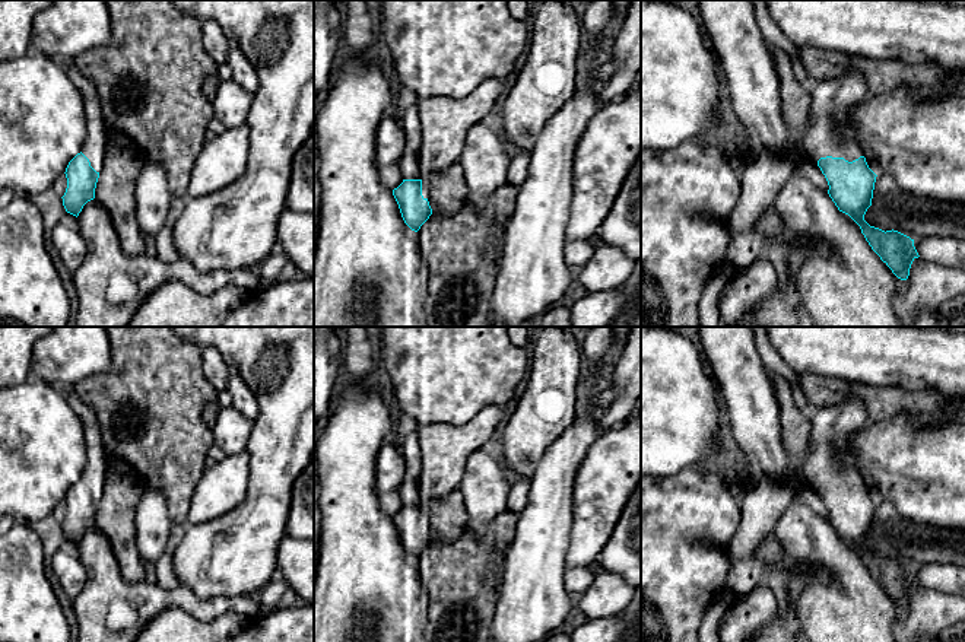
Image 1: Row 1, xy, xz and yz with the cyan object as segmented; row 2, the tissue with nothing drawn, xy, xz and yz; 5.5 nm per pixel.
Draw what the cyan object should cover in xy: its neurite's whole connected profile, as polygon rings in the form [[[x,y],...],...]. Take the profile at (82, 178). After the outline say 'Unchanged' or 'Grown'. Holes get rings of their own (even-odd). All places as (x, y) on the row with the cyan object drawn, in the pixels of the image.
[[[70,61],[63,63],[70,80],[80,92],[88,128],[82,152],[66,168],[67,188],[61,197],[66,212],[77,217],[83,206],[95,198],[107,149],[107,127],[95,85],[80,74]]]. Grown

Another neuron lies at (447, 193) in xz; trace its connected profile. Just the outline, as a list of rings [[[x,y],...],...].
[[[458,162],[426,175],[428,201],[432,212],[454,214],[467,204],[469,187]]]

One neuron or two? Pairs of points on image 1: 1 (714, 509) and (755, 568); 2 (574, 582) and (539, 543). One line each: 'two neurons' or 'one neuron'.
1: two neurons
2: two neurons

